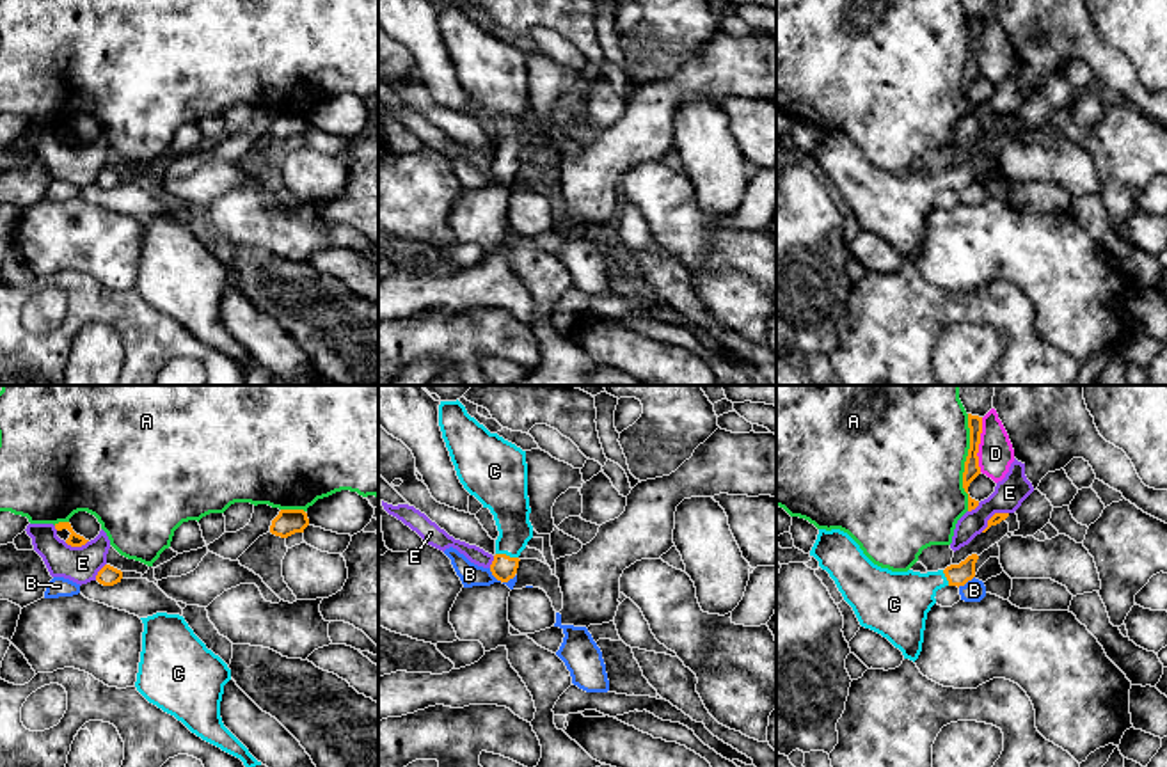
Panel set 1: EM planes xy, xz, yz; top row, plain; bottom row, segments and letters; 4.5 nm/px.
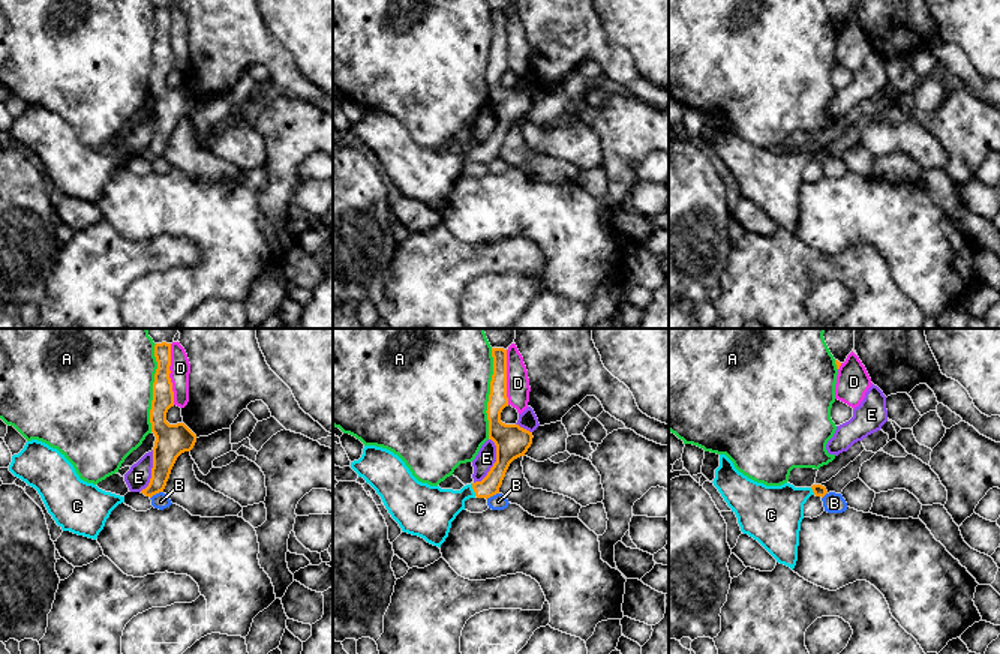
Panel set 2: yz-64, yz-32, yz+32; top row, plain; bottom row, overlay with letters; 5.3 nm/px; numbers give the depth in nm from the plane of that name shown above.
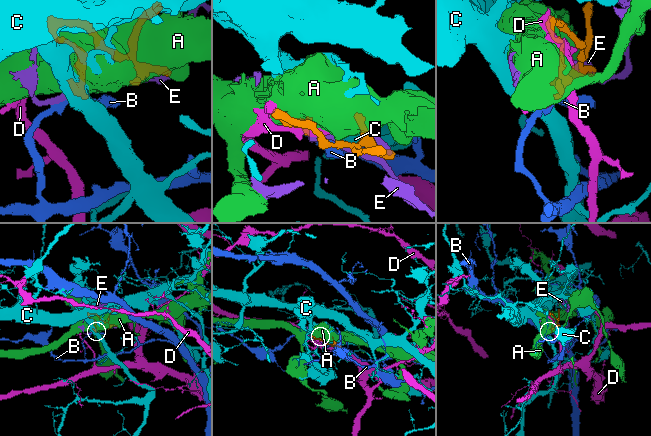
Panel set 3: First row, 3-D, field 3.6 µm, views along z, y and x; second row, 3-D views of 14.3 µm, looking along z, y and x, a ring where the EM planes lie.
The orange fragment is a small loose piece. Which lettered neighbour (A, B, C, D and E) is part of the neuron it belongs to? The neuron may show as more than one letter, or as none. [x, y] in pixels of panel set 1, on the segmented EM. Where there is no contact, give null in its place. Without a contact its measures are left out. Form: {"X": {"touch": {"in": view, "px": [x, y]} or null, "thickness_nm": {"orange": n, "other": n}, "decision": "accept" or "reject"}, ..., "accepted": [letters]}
{"A": {"touch": {"in": "yz", "px": [965, 462]}, "thickness_nm": {"orange": 70, "other": 500}, "decision": "reject"}, "B": {"touch": {"in": "xz", "px": [501, 581]}, "thickness_nm": {"orange": 120, "other": 100}, "decision": "reject"}, "C": {"touch": {"in": "xz", "px": [505, 554]}, "thickness_nm": {"orange": 120, "other": 190}, "decision": "accept"}, "D": {"touch": {"in": "yz", "px": [979, 442]}, "thickness_nm": {"orange": 70, "other": 160}, "decision": "reject"}, "E": {"touch": {"in": "yz", "px": [992, 517]}, "thickness_nm": {"orange": 50, "other": 140}, "decision": "reject"}, "accepted": ["C"]}

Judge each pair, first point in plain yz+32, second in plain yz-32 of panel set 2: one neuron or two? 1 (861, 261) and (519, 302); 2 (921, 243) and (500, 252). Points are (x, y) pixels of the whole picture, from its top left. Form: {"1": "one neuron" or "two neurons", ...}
{"1": "two neurons", "2": "two neurons"}

